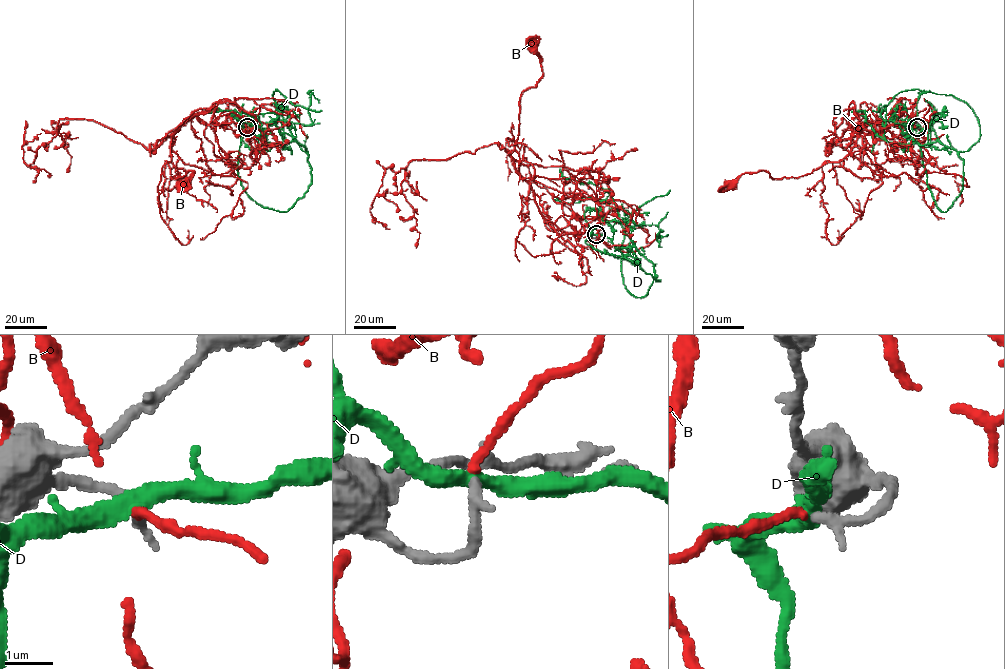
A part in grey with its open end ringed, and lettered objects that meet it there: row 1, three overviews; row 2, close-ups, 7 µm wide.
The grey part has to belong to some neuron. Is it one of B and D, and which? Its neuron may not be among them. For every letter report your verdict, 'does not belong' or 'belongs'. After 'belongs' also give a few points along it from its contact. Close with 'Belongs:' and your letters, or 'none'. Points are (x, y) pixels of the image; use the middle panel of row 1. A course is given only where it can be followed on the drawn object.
B: belongs; course (596, 234), (605, 182), (616, 207), (604, 224), (568, 233), (519, 174), (520, 95), (542, 76), (530, 47)
D: does not belong
Belongs: B

